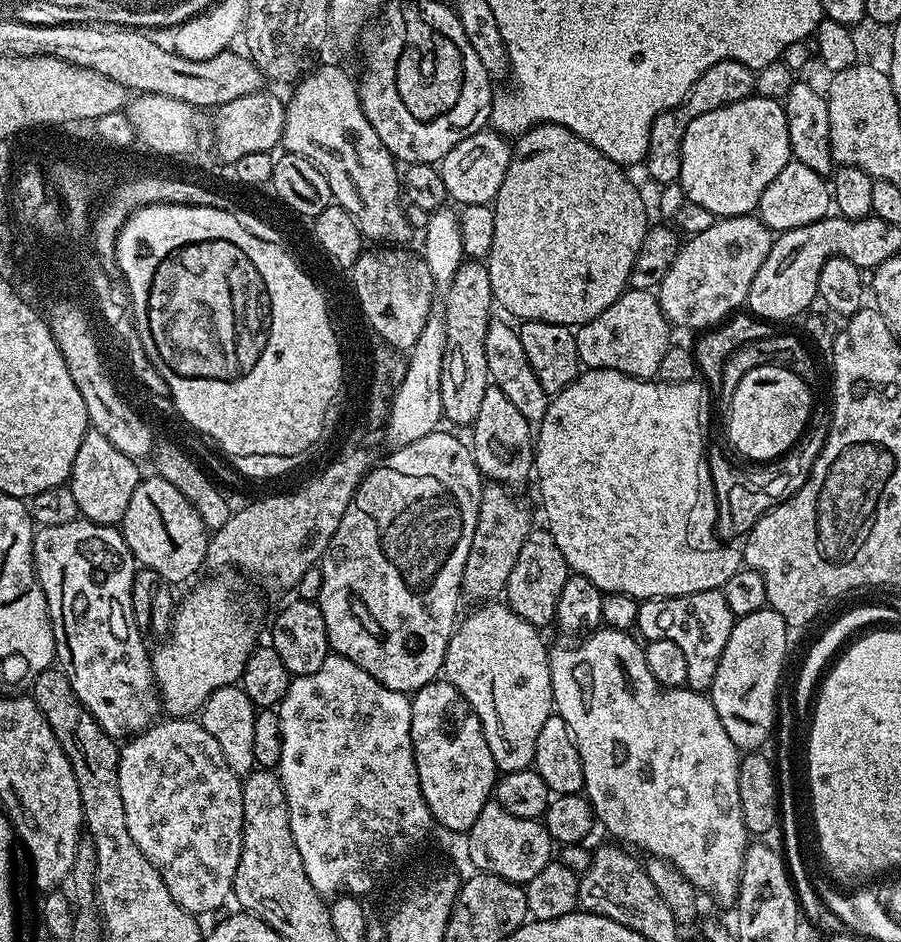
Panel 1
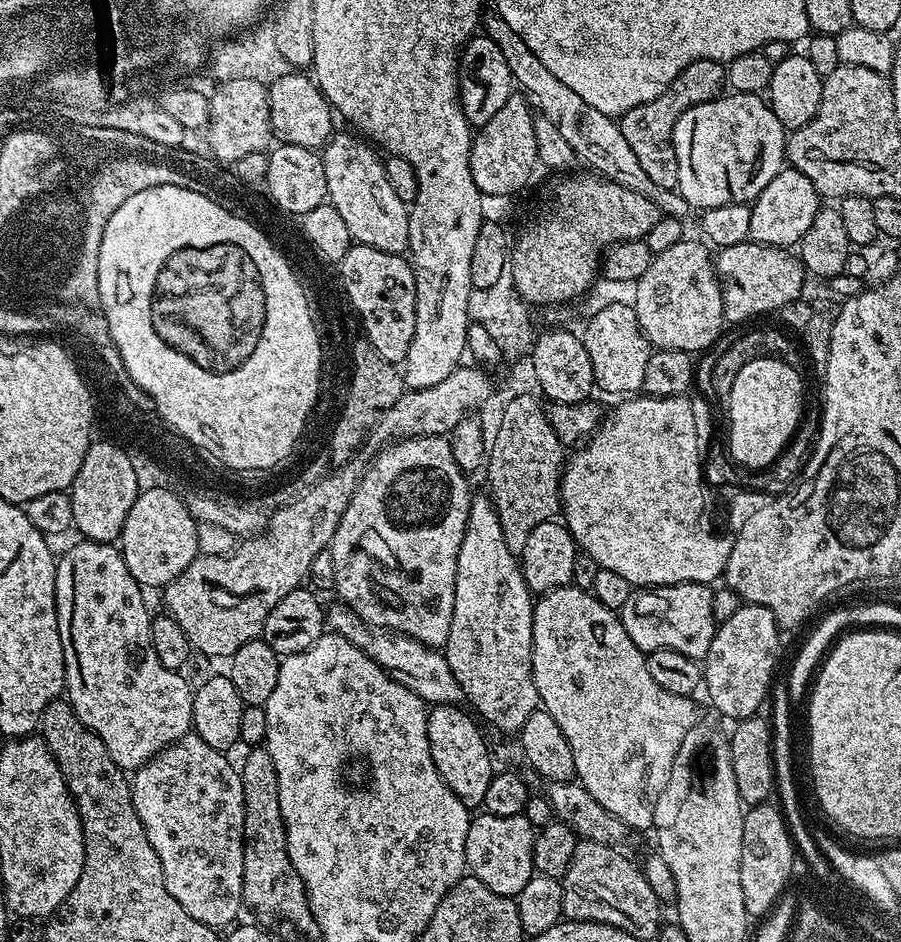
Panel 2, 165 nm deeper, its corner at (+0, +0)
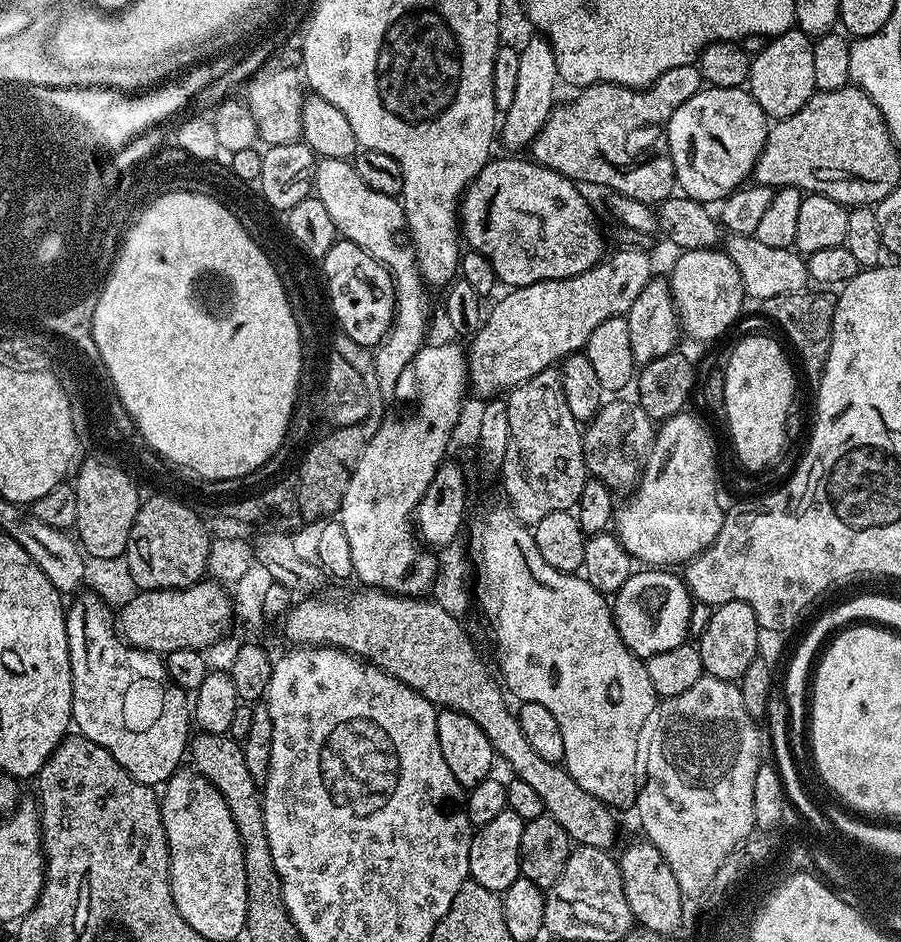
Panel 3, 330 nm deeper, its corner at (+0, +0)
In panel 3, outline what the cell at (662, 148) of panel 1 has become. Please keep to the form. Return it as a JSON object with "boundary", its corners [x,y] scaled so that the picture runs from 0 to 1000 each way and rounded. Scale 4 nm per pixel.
{"boundary":[[[772,68],[748,70],[748,74],[739,74],[739,79],[731,81],[718,93],[696,93],[689,89],[654,89],[651,93],[643,94],[638,99],[640,102],[632,110],[623,109],[614,114],[608,128],[589,151],[589,169],[602,177],[622,183],[640,193],[657,190],[661,195],[671,195],[680,205],[731,219],[752,200],[739,143],[741,131],[748,117],[752,117],[757,108],[766,108],[766,104],[770,104],[770,100],[775,100],[780,92],[781,80]]]}

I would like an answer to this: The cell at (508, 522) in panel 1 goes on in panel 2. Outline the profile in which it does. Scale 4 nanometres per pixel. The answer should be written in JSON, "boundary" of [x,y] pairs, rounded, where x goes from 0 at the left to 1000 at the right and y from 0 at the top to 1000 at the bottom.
{"boundary":[[[575,418],[565,424],[565,429],[555,437],[555,451],[550,454],[550,464],[545,464],[539,483],[542,499],[541,525],[546,529],[546,536],[553,546],[557,567],[562,570],[562,580],[576,588],[588,572],[593,558],[614,551],[623,542],[622,507],[628,492],[628,476],[623,471],[619,461],[612,454],[605,430],[599,430],[600,421],[595,418]]]}

